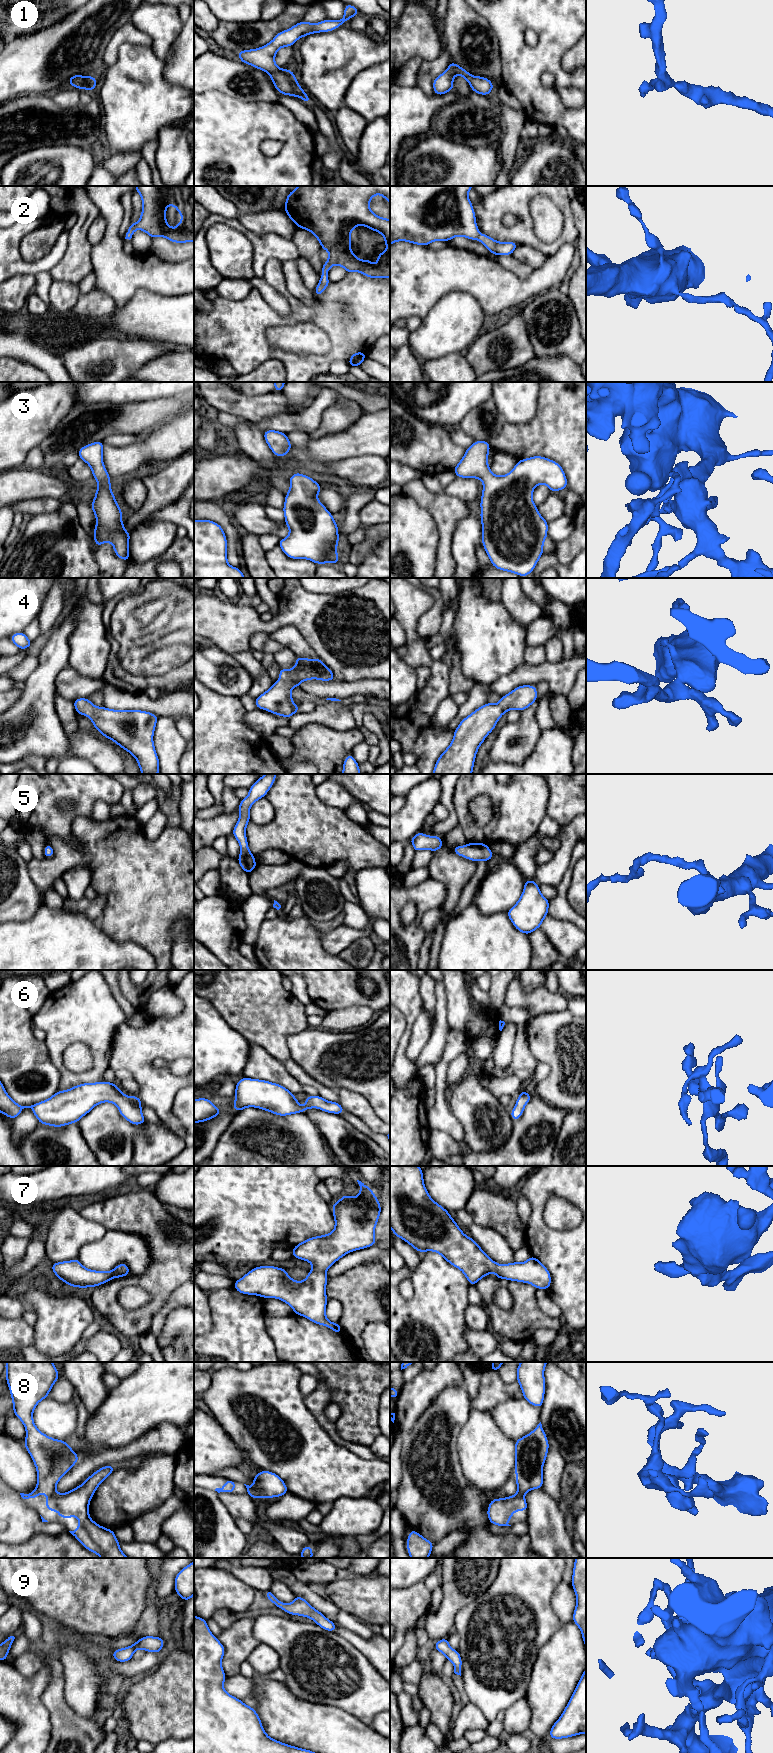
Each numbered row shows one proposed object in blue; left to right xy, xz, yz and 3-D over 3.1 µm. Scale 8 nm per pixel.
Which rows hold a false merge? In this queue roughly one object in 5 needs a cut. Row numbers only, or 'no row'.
no row

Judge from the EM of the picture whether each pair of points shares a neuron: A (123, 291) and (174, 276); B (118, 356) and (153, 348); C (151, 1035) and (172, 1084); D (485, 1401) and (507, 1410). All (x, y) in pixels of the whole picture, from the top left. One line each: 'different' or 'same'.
A: same
B: same
C: same
D: different

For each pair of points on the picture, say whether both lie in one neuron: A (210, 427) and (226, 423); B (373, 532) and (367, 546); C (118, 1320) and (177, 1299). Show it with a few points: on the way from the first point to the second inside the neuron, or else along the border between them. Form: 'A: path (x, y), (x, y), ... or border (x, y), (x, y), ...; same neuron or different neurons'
A: path (214, 425), (222, 423); same neuron
B: border (377, 540), (378, 544), (361, 561); different neurons
C: border (181, 1285), (154, 1315), (152, 1322); different neurons

